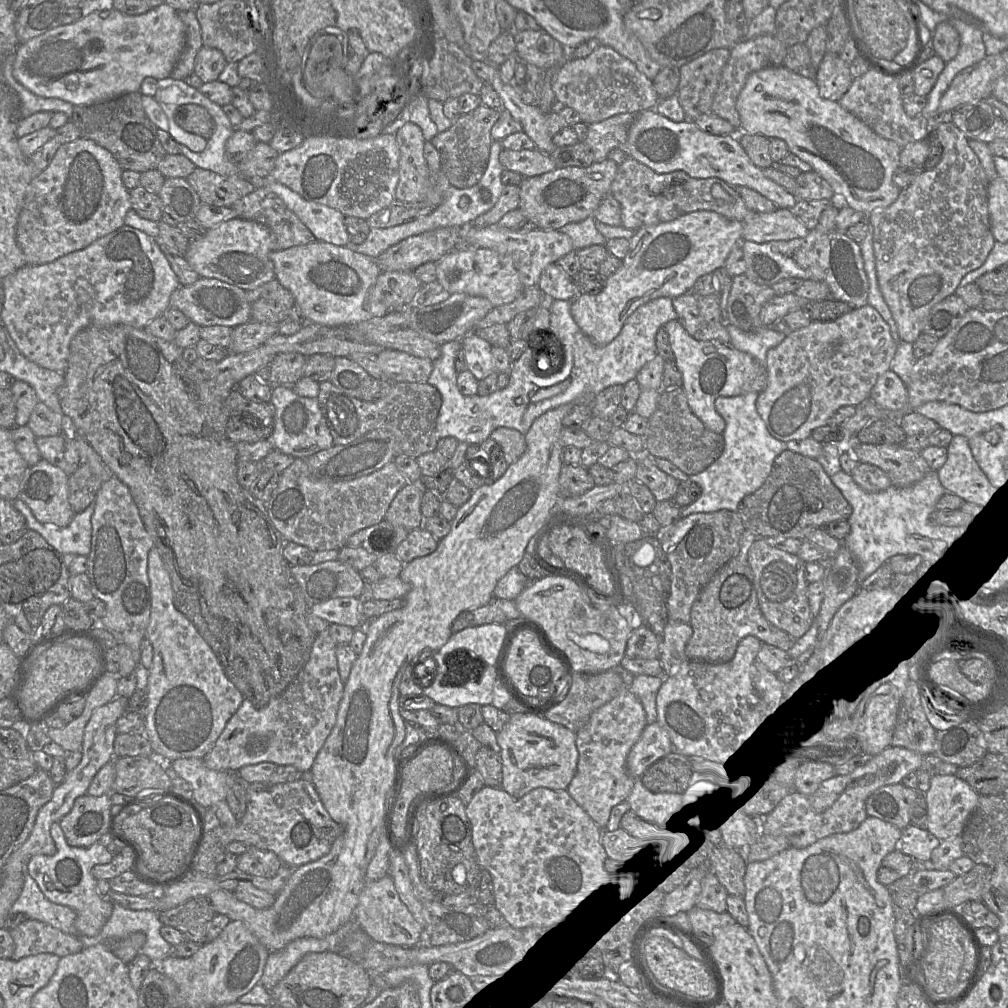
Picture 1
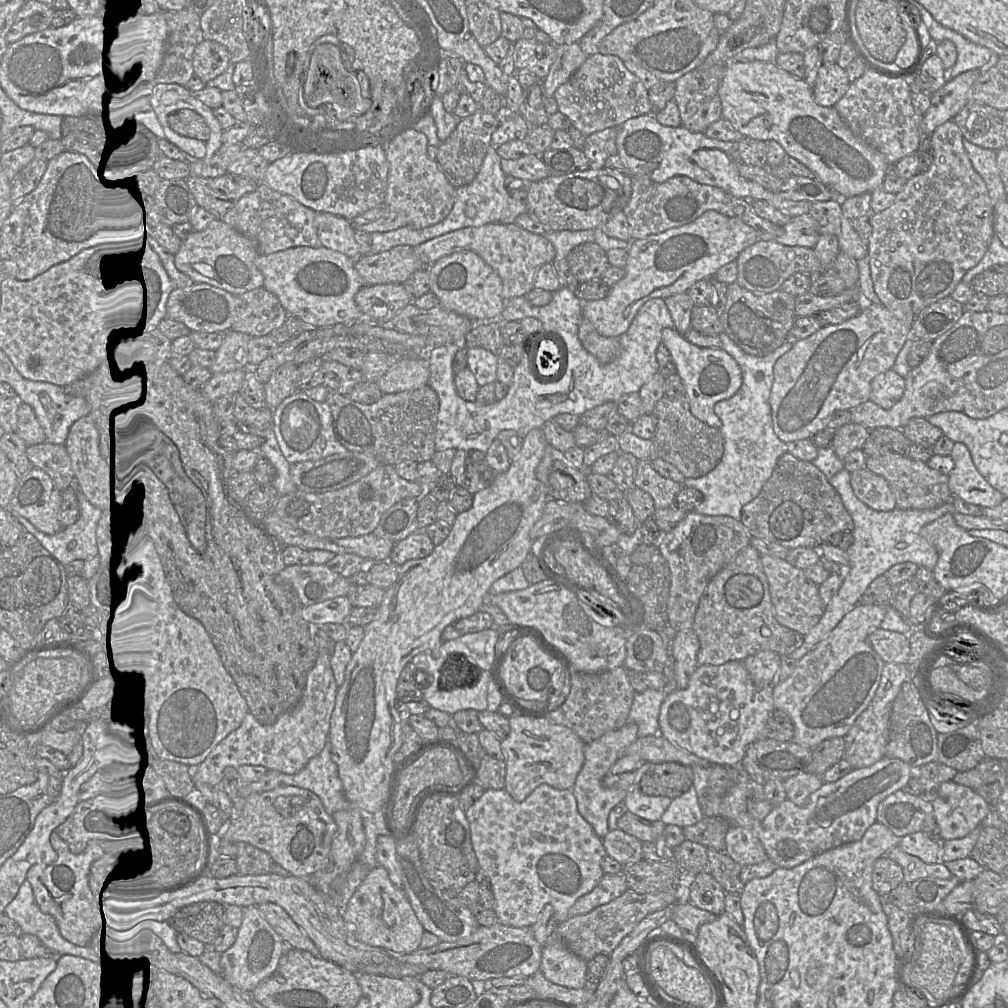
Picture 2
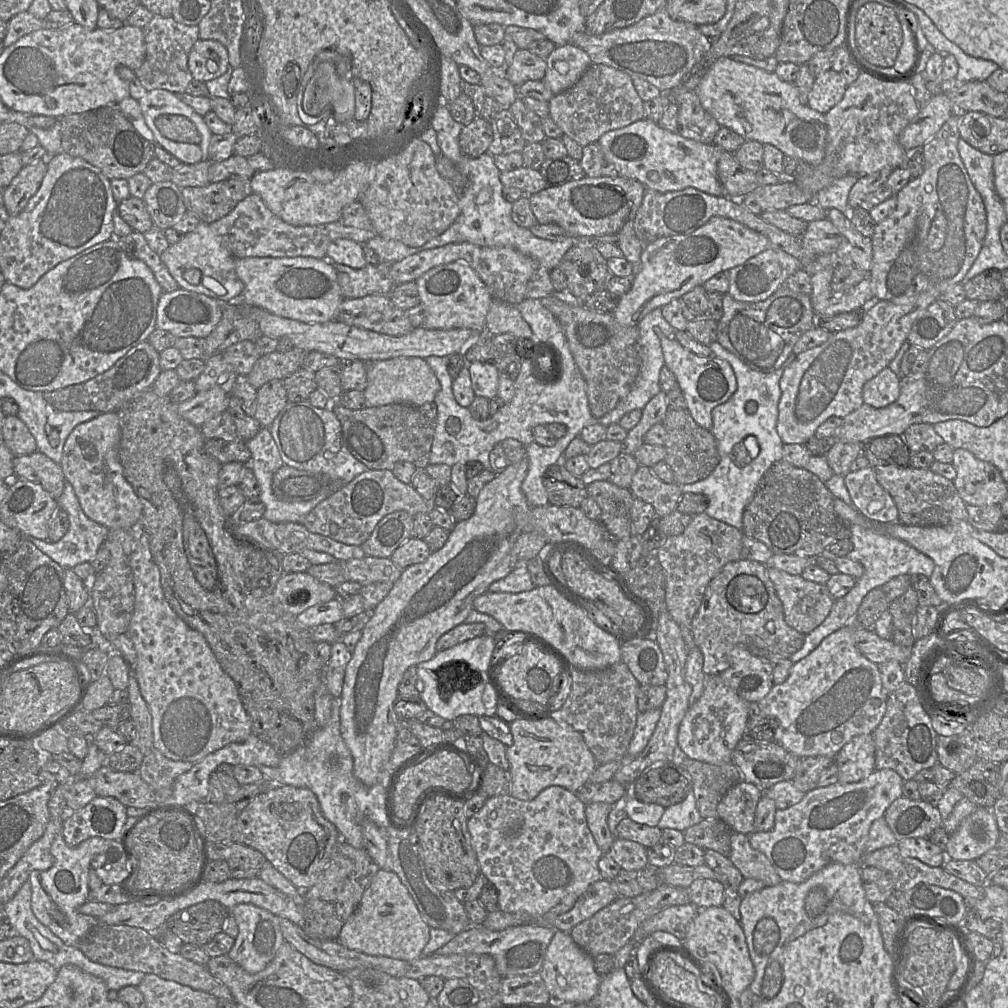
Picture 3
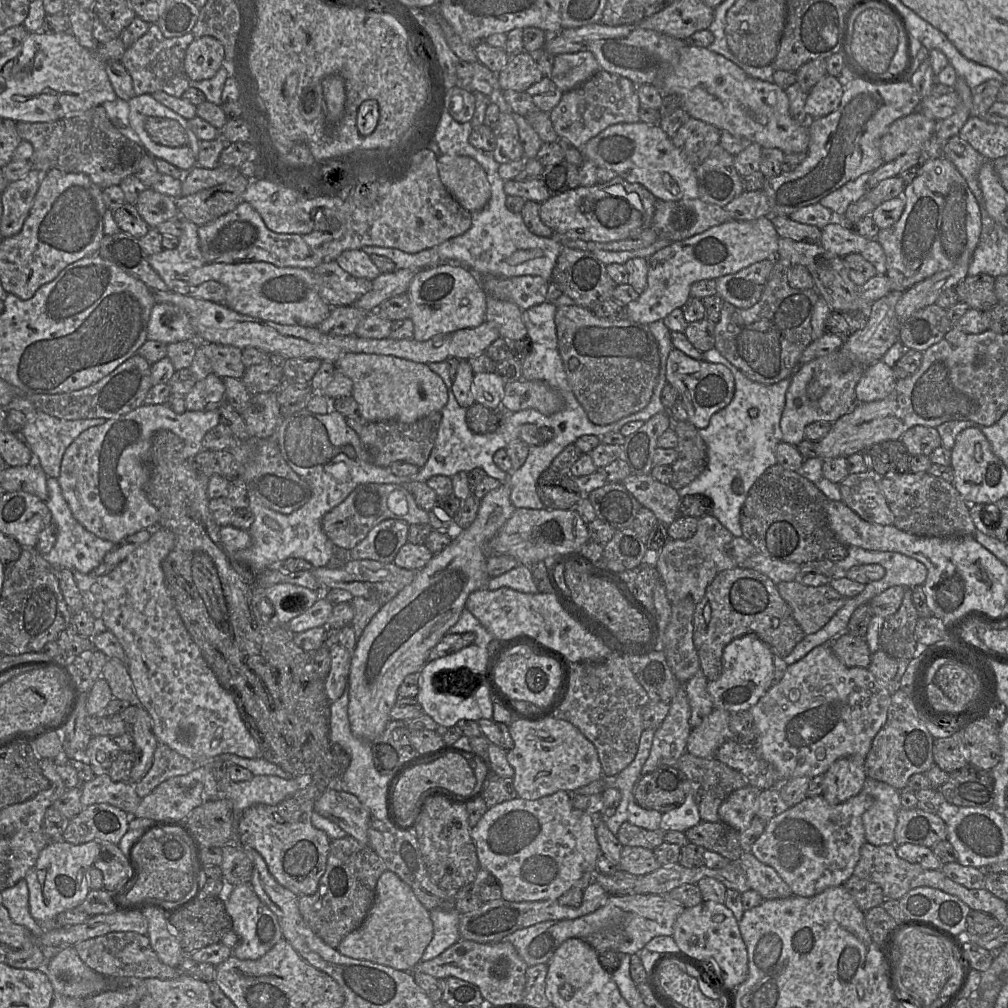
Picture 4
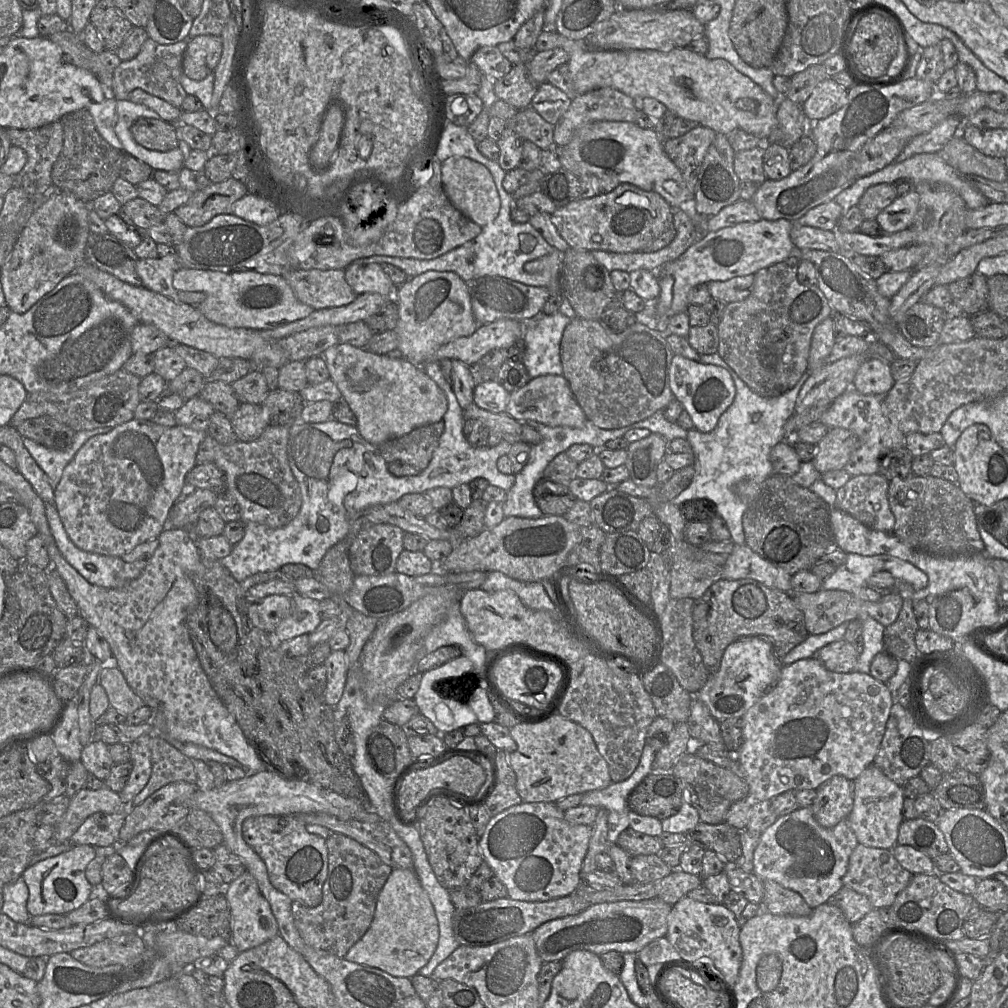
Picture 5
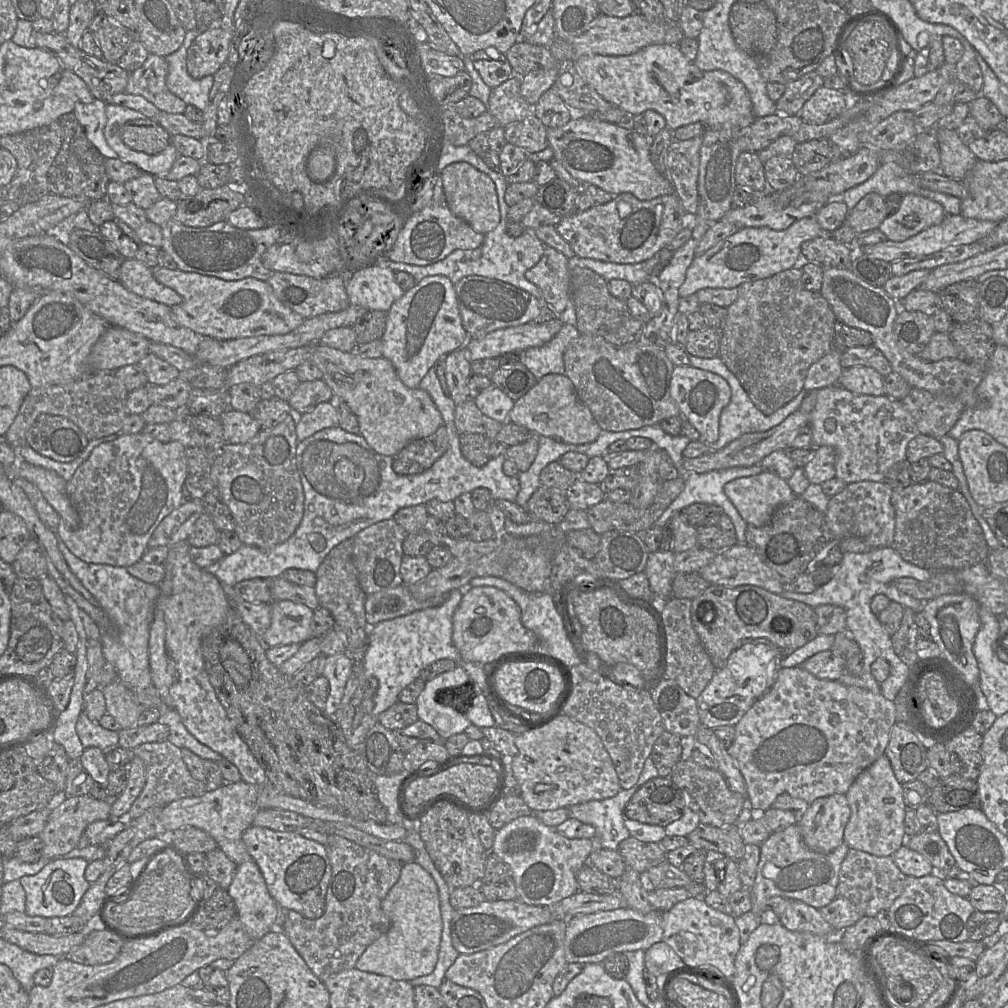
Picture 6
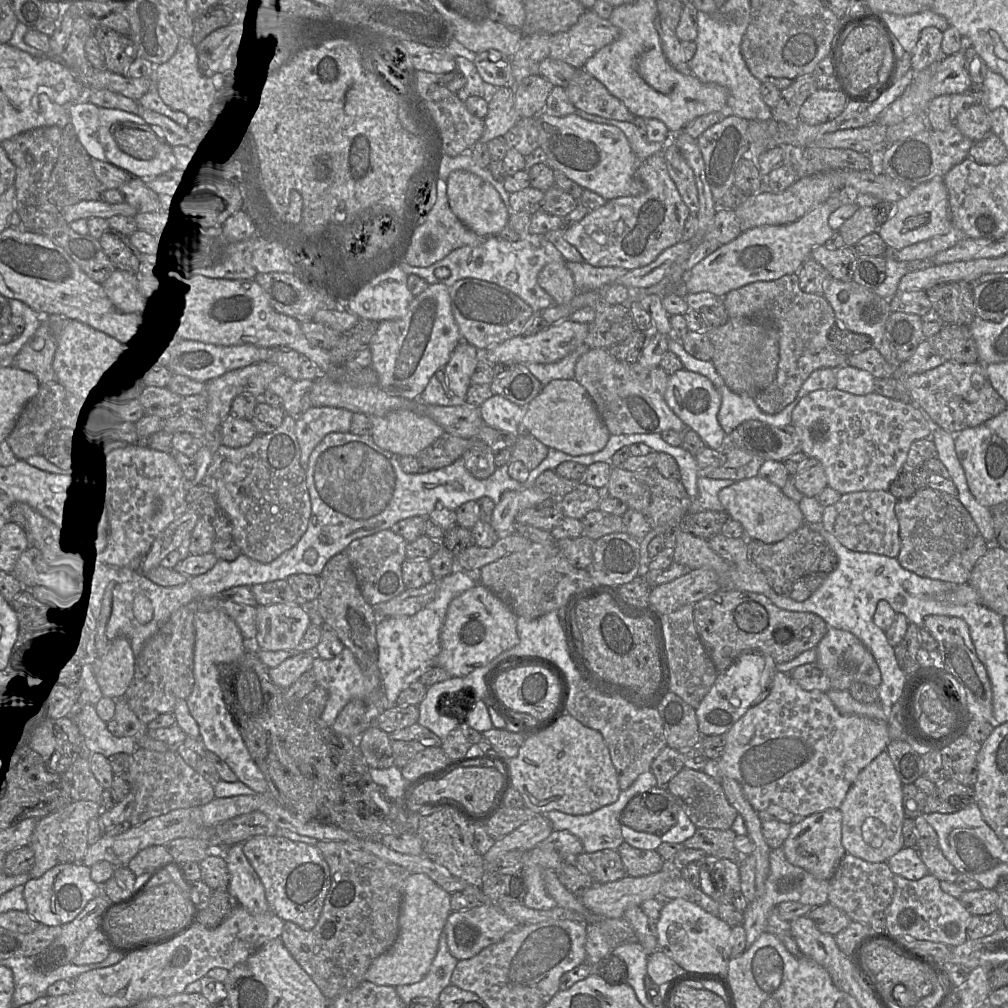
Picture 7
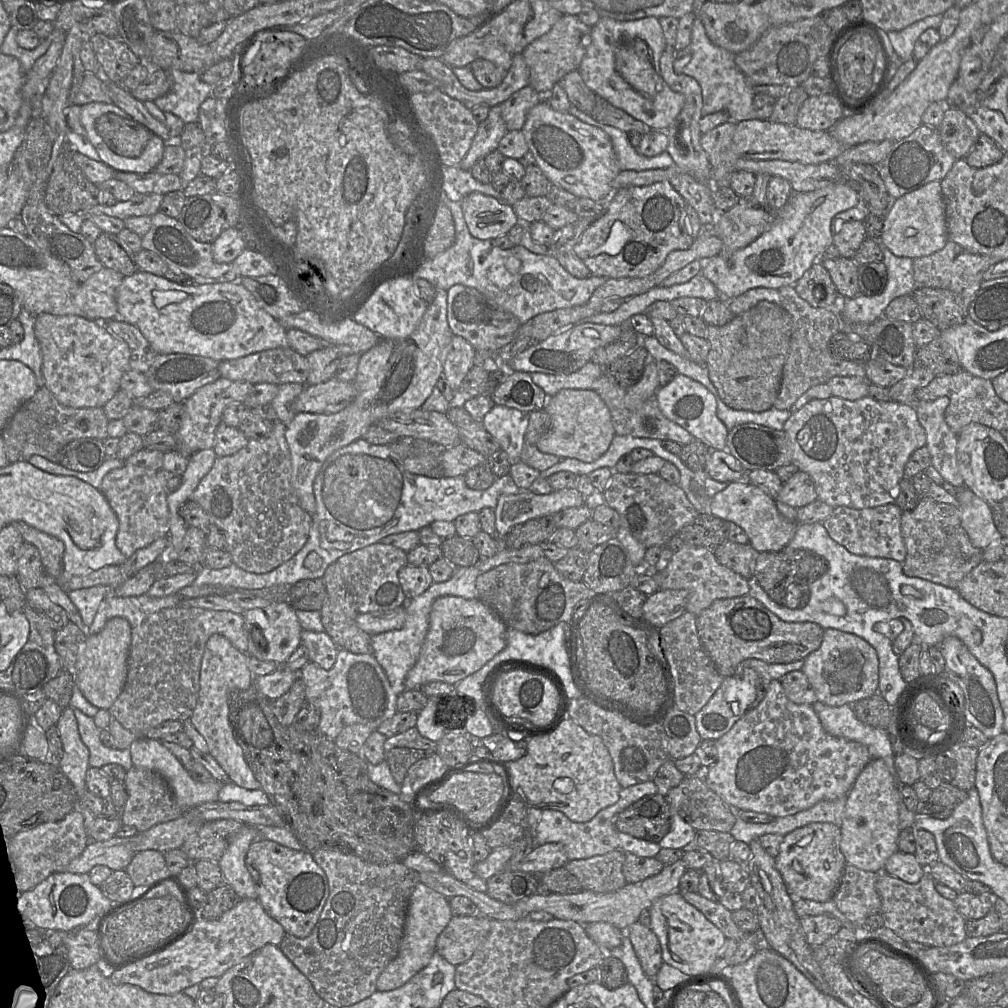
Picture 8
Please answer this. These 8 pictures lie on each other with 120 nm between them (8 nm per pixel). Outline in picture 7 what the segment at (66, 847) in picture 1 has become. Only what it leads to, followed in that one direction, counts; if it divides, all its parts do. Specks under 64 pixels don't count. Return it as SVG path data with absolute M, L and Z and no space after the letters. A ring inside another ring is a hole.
M82 863L57 865L41 877L30 879L23 886L26 912L38 923L63 926L73 921L89 901L102 892L102 887L91 880L90 867Z

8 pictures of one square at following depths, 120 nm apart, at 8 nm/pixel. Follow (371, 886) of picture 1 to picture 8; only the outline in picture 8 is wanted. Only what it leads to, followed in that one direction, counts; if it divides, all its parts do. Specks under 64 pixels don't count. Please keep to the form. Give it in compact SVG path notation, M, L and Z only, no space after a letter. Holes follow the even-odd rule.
M423 882L418 883L409 901L404 935L398 954L379 975L376 983L377 991L398 989L423 970L436 952L436 942L439 935L453 916L448 898L432 890Z

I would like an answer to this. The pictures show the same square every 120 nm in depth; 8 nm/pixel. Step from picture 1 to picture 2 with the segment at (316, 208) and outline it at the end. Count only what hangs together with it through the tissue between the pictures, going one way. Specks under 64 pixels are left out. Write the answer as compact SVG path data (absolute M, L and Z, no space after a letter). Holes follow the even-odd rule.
M317 212L314 220L323 247L343 253L354 261L361 257L350 221L327 212Z

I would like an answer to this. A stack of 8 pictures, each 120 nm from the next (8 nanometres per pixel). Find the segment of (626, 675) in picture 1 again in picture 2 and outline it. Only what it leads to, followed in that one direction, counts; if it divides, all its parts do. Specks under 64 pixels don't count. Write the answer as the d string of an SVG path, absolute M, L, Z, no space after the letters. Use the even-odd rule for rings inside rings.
M667 687L635 692L628 721L637 725L638 737L659 734L659 712L667 694Z

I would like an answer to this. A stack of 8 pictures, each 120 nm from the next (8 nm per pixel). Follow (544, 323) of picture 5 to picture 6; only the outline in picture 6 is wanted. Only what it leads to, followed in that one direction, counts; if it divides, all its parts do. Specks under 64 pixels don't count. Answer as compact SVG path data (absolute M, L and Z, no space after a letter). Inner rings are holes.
M570 299L558 319L563 323L559 332L546 344L521 353L521 363L539 380L547 374L565 374L563 355L580 333L576 328L575 305Z

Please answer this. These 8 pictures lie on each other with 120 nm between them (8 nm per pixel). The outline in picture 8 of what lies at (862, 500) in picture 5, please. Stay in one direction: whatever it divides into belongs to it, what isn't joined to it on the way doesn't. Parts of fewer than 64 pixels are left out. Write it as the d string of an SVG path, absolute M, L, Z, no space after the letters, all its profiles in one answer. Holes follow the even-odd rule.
M895 503L862 509L839 506L822 524L830 537L852 554L888 558L903 563L906 549L901 534L902 512Z

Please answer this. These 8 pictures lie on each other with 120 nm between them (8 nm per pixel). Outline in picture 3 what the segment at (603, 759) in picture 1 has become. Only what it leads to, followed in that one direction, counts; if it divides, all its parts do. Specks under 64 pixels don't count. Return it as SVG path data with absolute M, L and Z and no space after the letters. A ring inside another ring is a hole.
M595 802L585 806L587 825L598 847L607 854L615 836L608 827L608 815L614 803Z

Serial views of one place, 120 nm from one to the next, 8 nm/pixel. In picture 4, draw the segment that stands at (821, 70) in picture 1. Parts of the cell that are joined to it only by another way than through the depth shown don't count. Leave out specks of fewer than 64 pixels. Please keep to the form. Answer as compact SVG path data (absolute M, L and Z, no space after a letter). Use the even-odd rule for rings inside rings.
M826 74L809 91L805 112L816 119L835 111L841 103L845 87L837 77Z

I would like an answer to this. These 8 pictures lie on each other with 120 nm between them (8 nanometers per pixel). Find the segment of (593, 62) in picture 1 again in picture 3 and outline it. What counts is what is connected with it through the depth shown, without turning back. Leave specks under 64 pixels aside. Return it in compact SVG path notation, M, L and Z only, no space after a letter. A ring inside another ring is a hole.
M592 63L575 85L550 99L549 116L565 135L585 147L608 131L645 119L644 101L627 73Z

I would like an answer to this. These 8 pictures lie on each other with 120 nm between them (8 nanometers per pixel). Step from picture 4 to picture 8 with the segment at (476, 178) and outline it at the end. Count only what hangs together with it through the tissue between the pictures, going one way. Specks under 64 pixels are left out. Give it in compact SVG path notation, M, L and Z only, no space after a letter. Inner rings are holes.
M479 192L463 198L461 208L470 234L480 240L507 235L518 221L511 205Z

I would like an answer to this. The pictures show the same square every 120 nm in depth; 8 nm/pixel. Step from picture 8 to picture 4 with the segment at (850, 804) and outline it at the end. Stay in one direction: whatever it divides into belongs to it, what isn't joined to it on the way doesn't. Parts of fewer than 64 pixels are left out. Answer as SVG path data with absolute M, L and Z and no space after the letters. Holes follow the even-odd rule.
M869 777L862 791L872 798L871 806L862 816L866 842L874 846L894 843L898 811L902 808L900 791Z

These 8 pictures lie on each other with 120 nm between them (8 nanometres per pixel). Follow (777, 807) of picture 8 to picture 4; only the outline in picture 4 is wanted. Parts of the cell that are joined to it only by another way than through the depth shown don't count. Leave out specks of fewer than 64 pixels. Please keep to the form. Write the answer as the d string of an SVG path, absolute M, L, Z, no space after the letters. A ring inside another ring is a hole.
M824 644L812 649L806 656L797 662L789 665L782 679L773 685L760 700L750 708L750 713L756 728L756 740L753 744L758 755L769 763L780 777L781 784L791 778L808 777L813 778L820 774L825 774L831 764L844 757L851 759L866 759L871 748L872 741L879 730L886 722L888 709L891 702L891 686L880 682L866 667L847 667L833 653L830 644Z

